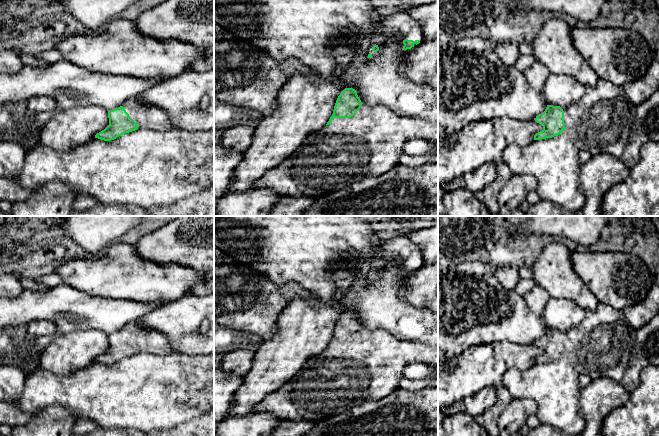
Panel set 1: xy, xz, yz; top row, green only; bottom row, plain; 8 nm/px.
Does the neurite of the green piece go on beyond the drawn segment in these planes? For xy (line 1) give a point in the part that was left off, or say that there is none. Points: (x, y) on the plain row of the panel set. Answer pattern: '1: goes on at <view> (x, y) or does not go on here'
1: goes on at xy (148, 341)

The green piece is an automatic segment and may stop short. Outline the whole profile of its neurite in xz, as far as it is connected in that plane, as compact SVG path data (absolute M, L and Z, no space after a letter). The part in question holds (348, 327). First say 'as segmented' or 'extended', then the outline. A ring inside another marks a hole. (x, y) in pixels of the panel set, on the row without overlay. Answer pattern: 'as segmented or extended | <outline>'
extended | M345 312L338 320L327 348L310 358L303 368L279 390L268 394L254 407L256 413L272 413L282 420L321 421L347 412L366 401L380 401L398 389L404 368L413 362L438 367L438 347L425 342L401 340L386 329L363 328L353 312Z

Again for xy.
extended | M136 322L128 323L122 330L108 335L109 349L95 362L111 365L135 354L171 354L174 352L168 338L154 330L144 330Z

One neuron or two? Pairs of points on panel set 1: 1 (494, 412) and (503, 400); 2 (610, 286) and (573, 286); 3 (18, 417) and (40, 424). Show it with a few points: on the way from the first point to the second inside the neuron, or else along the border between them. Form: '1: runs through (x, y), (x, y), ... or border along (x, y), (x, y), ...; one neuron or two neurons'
1: runs through (497, 409), (501, 403); one neuron
2: border along (573, 266), (573, 269), (584, 284), (600, 302); two neurons
3: border along (41, 410), (20, 425); two neurons

